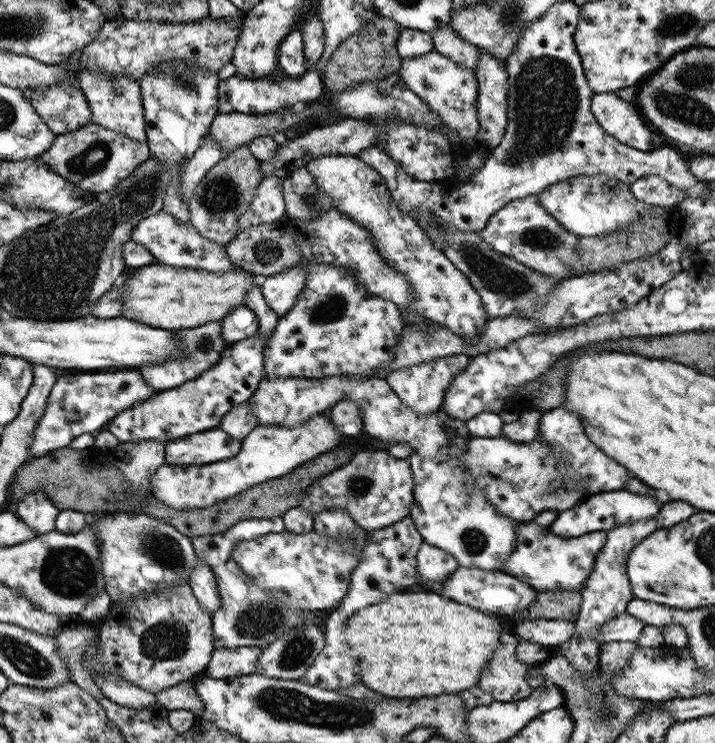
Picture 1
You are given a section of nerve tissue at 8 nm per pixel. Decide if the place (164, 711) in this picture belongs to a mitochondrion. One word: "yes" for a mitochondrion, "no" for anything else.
no

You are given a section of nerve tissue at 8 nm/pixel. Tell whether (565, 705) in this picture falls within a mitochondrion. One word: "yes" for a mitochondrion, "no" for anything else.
no

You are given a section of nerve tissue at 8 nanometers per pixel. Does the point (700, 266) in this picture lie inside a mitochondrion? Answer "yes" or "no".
no

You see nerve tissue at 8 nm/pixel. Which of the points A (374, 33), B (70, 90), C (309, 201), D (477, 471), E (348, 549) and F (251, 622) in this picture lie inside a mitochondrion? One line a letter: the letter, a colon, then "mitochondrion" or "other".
A: mitochondrion
B: other
C: mitochondrion
D: mitochondrion
E: mitochondrion
F: mitochondrion

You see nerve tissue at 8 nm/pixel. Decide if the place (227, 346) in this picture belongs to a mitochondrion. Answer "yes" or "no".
no

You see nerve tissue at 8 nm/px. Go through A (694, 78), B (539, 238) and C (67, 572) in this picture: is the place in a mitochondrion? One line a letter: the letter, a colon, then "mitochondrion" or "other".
A: mitochondrion
B: mitochondrion
C: mitochondrion

